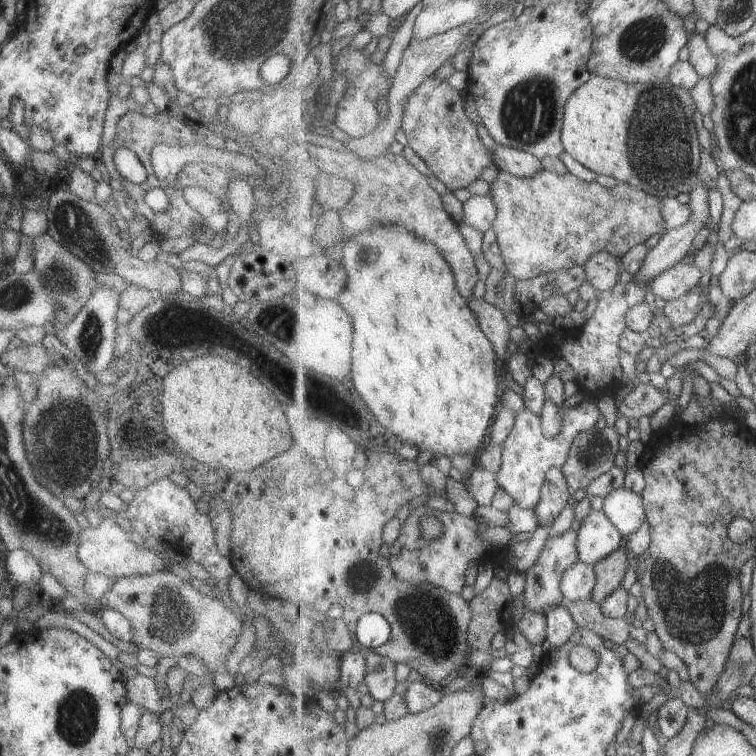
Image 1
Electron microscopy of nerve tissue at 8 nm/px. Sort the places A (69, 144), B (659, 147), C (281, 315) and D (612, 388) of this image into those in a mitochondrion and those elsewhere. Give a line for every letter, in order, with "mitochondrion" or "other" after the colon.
A: other
B: mitochondrion
C: mitochondrion
D: other

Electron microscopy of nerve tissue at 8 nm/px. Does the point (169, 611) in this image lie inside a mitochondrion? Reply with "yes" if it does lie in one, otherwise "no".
yes

